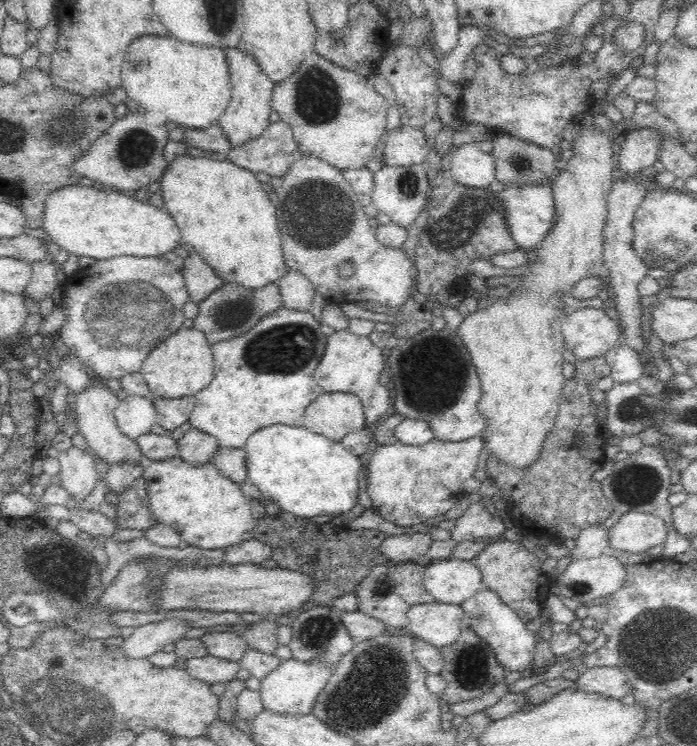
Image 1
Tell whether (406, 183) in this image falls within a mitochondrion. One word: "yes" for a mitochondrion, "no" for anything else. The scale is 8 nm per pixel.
yes

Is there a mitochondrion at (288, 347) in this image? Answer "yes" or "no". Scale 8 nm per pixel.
yes

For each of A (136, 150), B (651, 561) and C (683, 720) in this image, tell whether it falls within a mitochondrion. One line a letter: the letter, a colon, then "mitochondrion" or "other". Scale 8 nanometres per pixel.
A: mitochondrion
B: other
C: mitochondrion

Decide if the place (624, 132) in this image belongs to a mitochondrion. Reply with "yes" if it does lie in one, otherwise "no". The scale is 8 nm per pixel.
no

